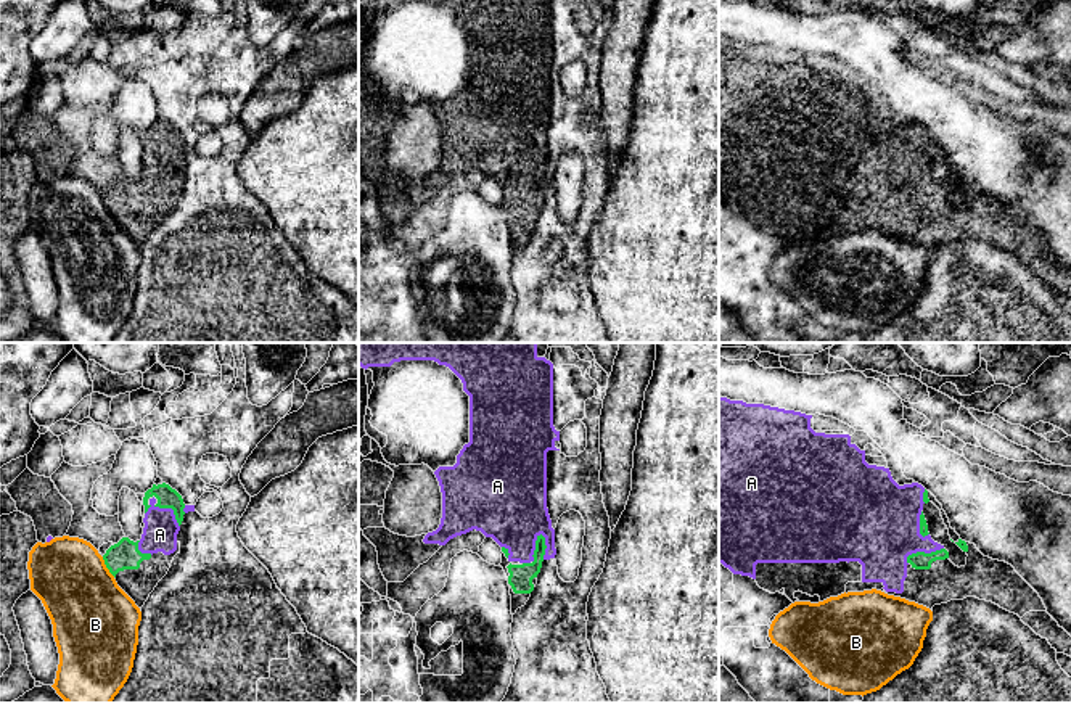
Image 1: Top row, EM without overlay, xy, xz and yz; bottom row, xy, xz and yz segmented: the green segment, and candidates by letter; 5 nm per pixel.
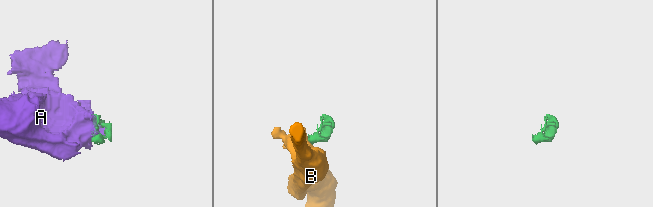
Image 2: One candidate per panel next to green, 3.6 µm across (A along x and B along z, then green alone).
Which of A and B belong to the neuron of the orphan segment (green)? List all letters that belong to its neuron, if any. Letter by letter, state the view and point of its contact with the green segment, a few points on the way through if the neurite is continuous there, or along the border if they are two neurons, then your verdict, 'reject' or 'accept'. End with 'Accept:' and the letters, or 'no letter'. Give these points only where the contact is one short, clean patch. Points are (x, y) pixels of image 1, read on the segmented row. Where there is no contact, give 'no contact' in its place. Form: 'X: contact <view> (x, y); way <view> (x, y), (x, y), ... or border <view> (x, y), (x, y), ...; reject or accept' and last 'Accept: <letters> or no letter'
A: contact xz (536, 547); accept
B: contact xy (106, 567); border xy (102, 557), (114, 576); reject
Accept: A

